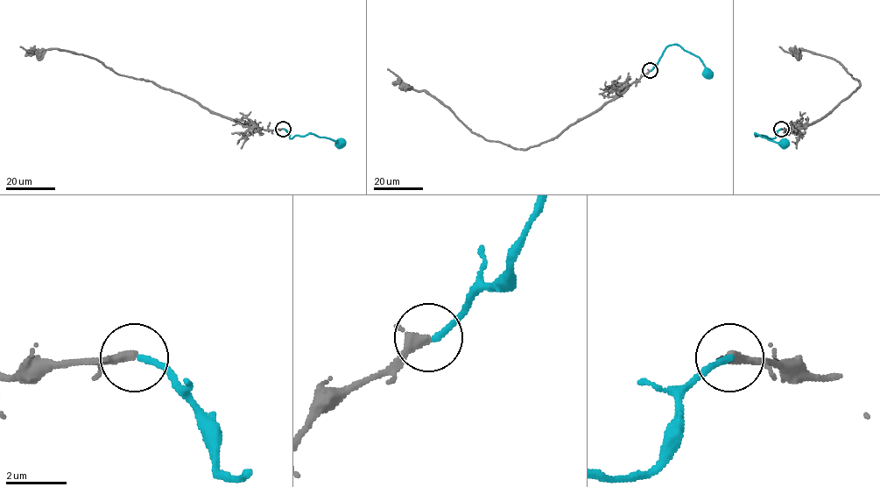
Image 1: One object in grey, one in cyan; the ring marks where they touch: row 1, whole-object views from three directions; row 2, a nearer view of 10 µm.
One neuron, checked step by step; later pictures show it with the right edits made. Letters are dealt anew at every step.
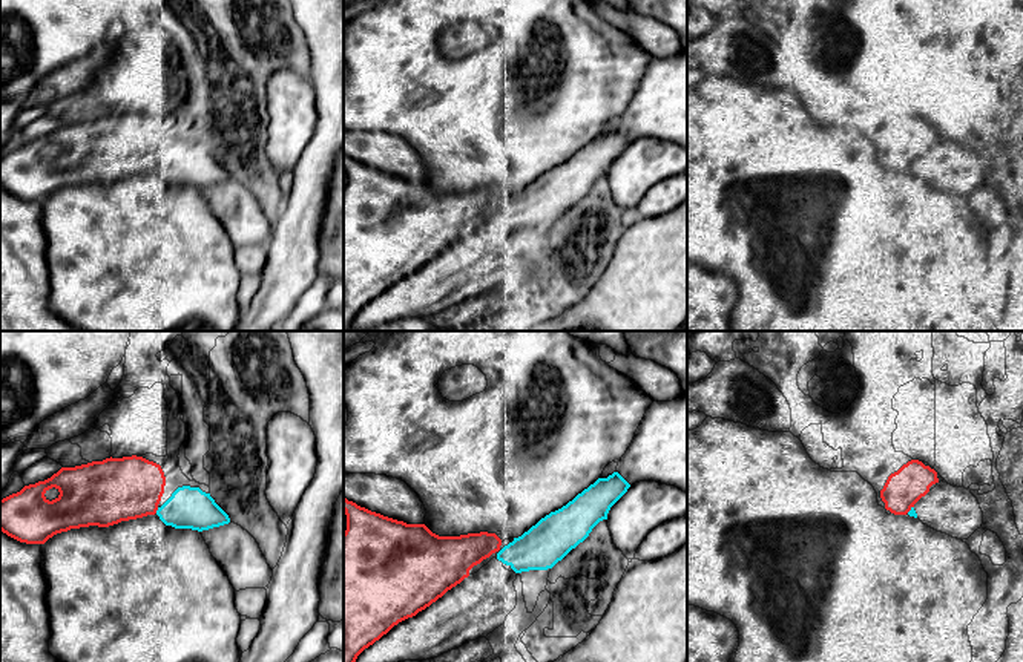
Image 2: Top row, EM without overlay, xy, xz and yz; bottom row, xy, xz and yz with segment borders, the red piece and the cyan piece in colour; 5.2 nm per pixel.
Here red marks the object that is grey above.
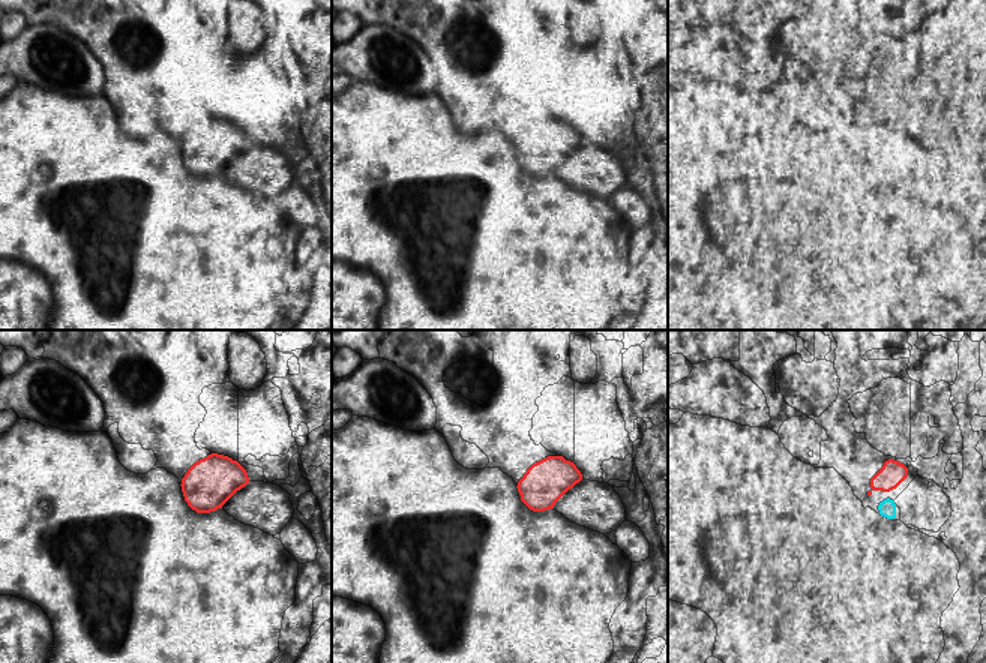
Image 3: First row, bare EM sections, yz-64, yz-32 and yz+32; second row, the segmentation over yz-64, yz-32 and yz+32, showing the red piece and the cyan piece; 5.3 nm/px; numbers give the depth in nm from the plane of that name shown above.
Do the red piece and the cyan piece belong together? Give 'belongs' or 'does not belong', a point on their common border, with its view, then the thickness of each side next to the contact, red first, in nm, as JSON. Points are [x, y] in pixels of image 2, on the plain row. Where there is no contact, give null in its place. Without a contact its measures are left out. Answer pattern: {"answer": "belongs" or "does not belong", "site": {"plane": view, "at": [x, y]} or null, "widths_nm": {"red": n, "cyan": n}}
{"answer": "belongs", "site": {"plane": "xy", "at": [157, 166]}, "widths_nm": {"red": 340, "cyan": 220}}

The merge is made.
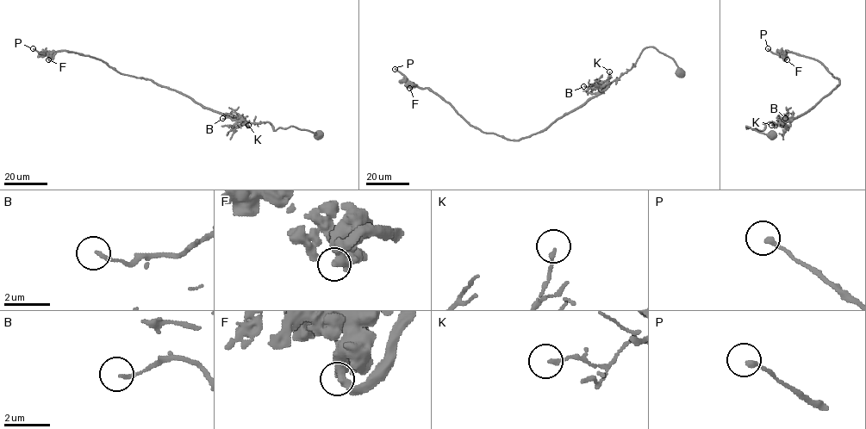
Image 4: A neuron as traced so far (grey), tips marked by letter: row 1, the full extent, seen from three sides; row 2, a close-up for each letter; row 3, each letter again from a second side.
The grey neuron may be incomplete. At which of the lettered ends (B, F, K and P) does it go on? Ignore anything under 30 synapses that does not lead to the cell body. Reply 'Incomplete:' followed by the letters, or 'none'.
Incomplete: none

